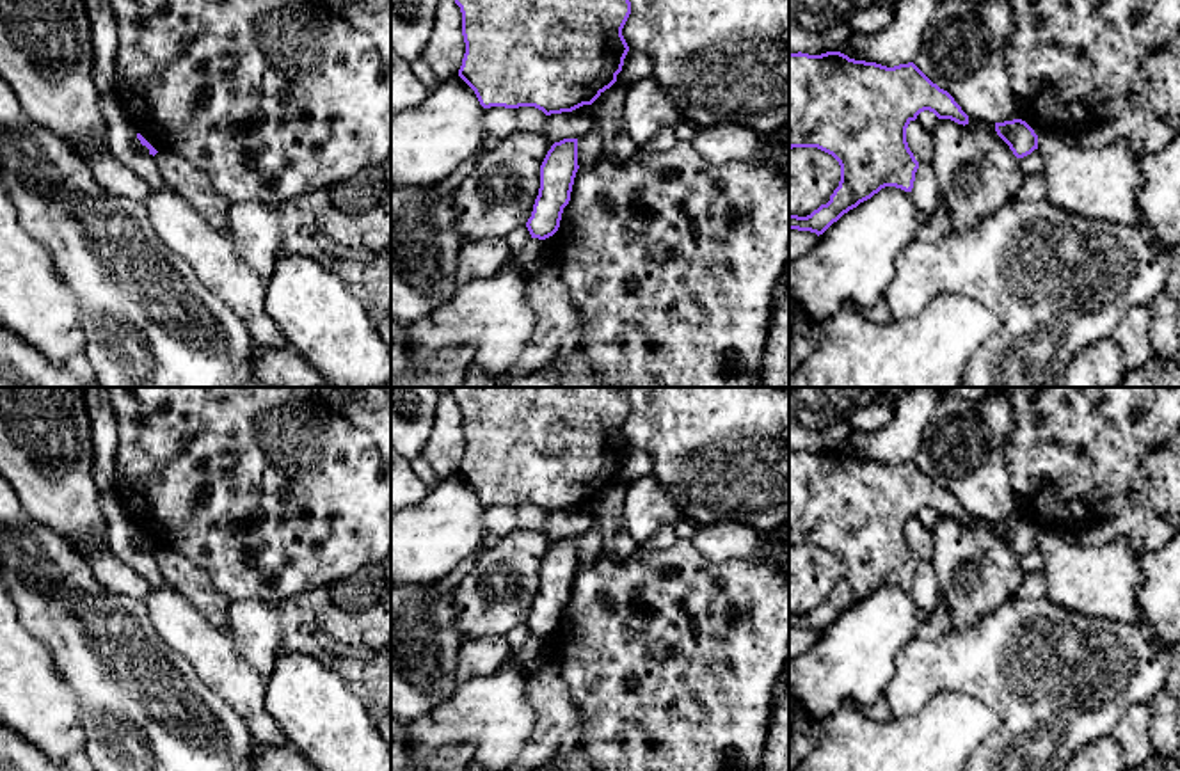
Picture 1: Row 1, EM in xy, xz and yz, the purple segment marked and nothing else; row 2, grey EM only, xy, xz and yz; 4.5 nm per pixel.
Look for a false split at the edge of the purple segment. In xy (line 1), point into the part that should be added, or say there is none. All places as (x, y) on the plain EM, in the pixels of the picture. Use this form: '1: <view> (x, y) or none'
1: none

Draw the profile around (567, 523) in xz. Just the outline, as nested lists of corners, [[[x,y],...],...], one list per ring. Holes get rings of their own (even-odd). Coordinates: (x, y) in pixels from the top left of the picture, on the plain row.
[[[583,503],[572,510],[551,512],[546,515],[546,528],[542,529],[551,542],[563,537],[579,537],[592,526],[592,503]]]

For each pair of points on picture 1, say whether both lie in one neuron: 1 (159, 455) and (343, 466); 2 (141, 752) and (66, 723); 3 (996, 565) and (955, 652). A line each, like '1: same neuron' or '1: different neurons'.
1: same neuron
2: different neurons
3: different neurons

